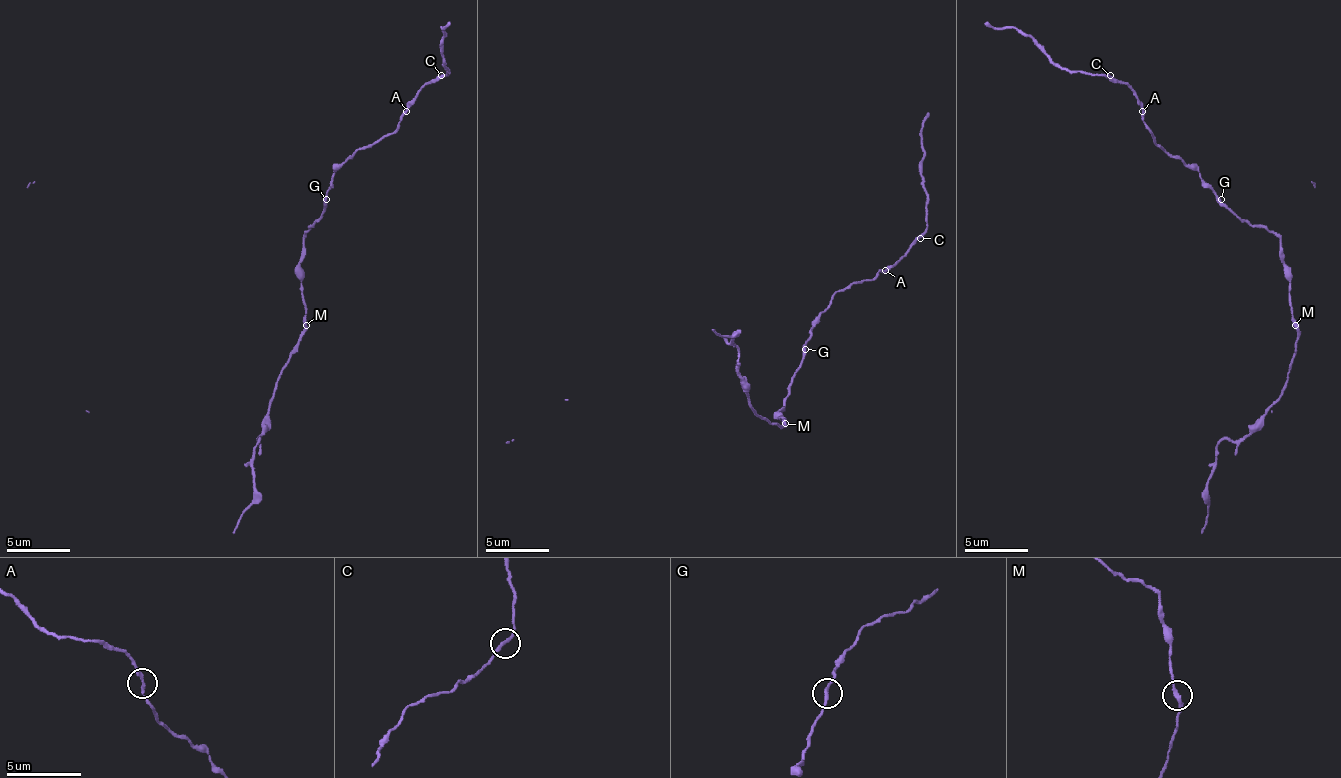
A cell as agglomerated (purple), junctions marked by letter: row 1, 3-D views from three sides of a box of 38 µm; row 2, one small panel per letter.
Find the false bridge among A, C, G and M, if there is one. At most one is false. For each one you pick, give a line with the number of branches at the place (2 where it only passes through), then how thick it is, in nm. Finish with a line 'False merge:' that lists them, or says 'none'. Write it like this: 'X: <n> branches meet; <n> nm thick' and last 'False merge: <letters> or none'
False merge: none

